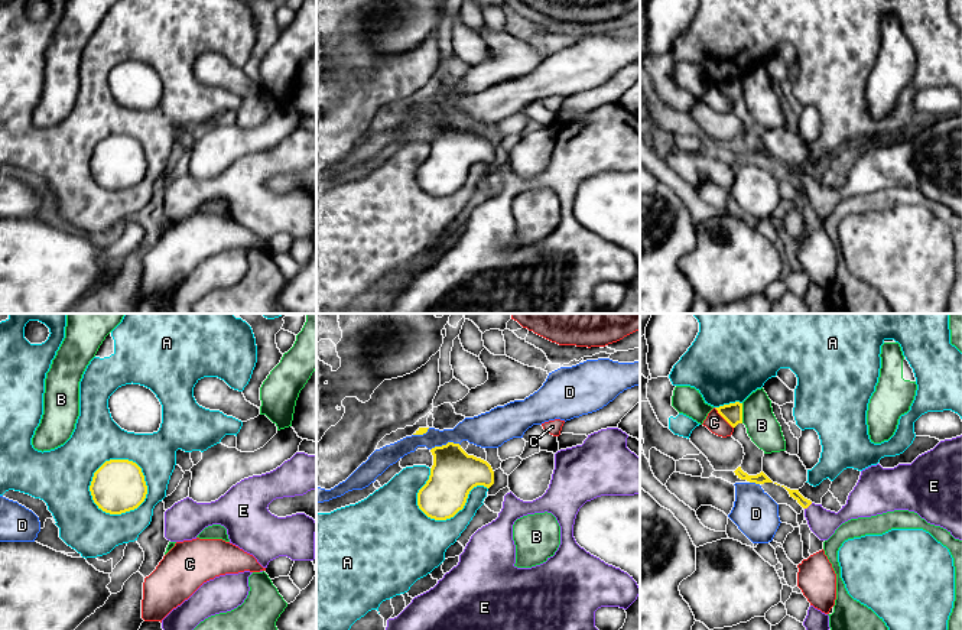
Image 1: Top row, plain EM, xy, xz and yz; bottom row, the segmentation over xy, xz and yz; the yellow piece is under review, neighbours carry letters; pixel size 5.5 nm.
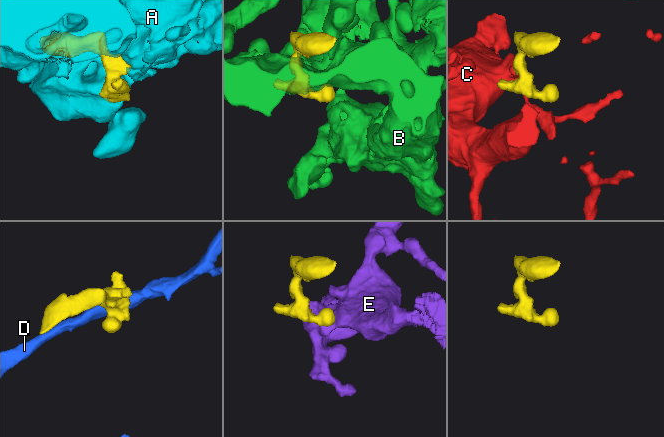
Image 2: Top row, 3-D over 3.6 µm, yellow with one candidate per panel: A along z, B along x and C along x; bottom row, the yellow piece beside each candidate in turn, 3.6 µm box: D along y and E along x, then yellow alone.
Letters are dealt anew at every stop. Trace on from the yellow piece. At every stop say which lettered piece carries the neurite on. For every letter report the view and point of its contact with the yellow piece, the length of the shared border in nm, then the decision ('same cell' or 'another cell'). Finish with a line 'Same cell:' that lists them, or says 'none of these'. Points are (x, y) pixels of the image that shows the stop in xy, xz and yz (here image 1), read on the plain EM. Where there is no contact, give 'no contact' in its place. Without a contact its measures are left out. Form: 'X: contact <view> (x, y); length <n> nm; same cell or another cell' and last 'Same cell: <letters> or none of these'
A: contact xy (120, 190); length 340 nm; another cell
B: contact yz (741, 90); length 110 nm; another cell
C: contact yz (722, 93); length 160 nm; another cell
D: contact xz (447, 120); length 170 nm; another cell
E: contact yz (808, 182); length 60 nm; same cell
Same cell: E

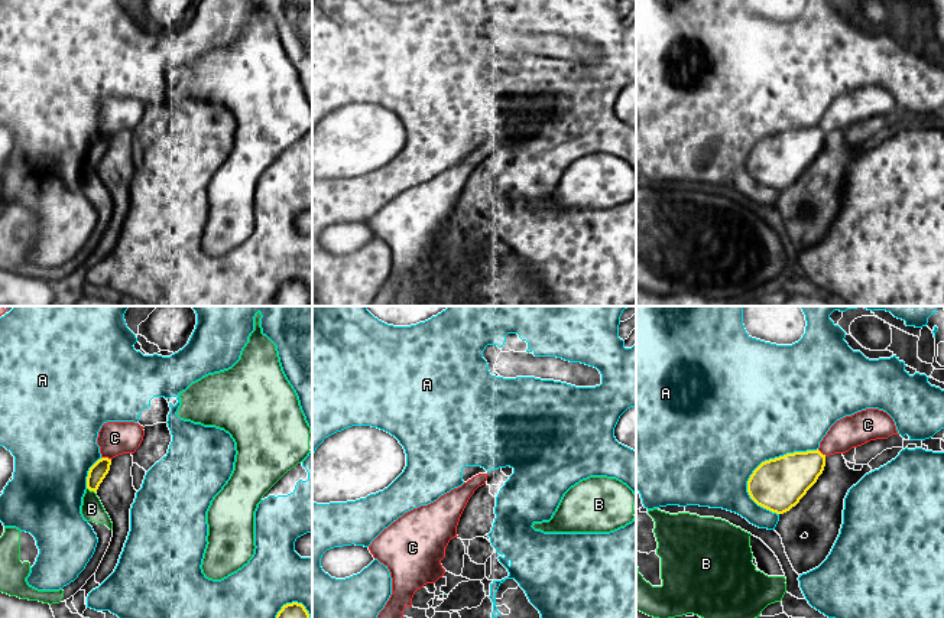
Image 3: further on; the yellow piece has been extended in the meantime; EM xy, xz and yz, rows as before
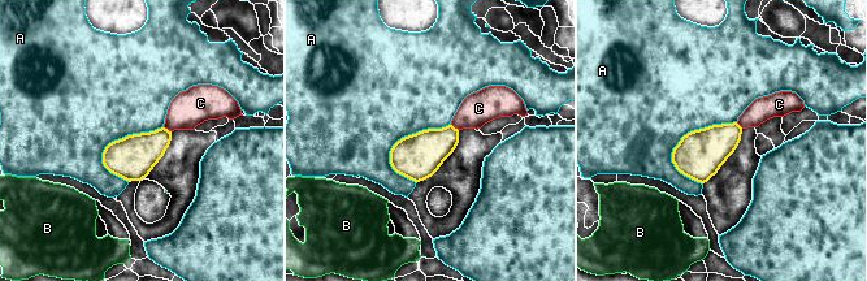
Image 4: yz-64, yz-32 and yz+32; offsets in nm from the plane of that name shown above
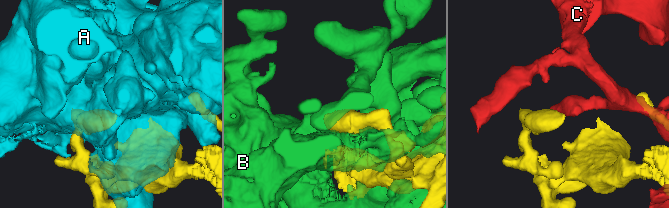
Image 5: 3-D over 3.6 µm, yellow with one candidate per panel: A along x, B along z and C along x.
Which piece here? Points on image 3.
A: contact yz (772, 136); length 480 nm; another cell
B: contact xy (91, 166); length 60 nm; another cell
C: contact xy (106, 135); length 60 nm; another cell
Same cell: none of these

